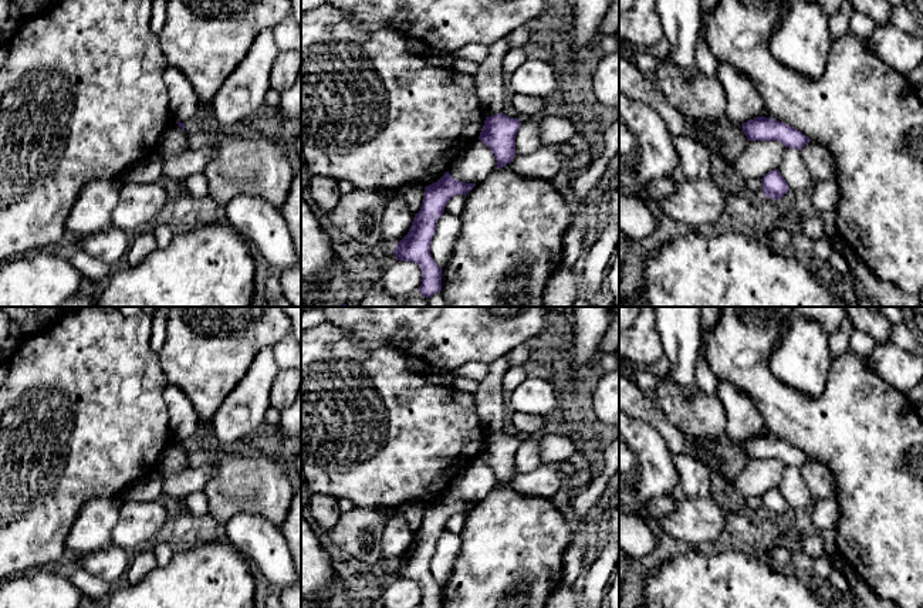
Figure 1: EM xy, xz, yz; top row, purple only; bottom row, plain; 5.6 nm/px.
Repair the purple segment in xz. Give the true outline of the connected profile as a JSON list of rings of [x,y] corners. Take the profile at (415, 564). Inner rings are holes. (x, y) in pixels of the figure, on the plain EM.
[[[446,490],[437,500],[425,506],[420,528],[415,531],[408,553],[392,570],[396,578],[413,580],[420,584],[422,602],[419,608],[442,608],[442,585],[435,581],[430,572],[436,541],[453,514],[466,514],[474,504],[476,501],[456,499]]]

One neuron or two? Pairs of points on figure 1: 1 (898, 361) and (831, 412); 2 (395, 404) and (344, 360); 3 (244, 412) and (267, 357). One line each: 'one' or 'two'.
1: two
2: one
3: one

